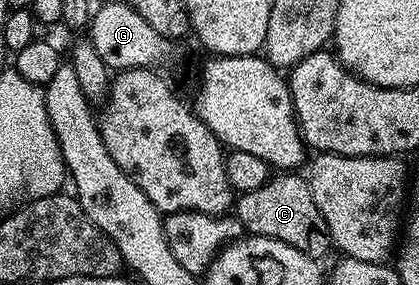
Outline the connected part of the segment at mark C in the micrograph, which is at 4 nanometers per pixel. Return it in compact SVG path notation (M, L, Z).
M278 172L260 188L252 188L247 194L239 193L236 198L236 217L247 235L268 236L272 240L284 240L292 248L300 248L304 256L322 260L332 250L328 224L312 200L309 181L298 172Z

